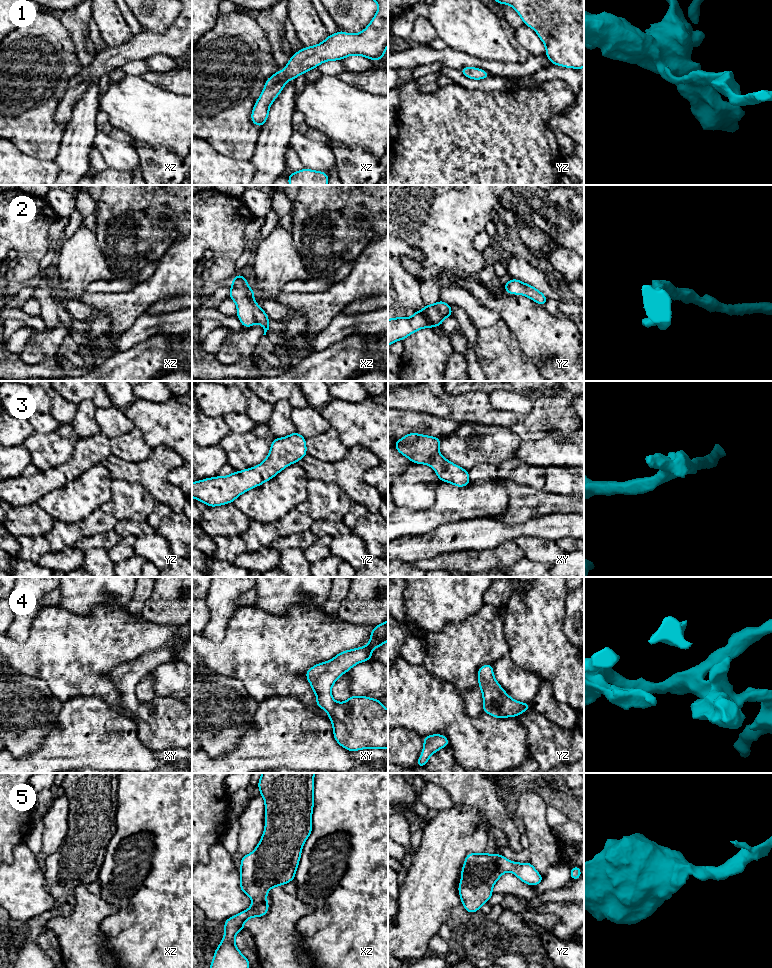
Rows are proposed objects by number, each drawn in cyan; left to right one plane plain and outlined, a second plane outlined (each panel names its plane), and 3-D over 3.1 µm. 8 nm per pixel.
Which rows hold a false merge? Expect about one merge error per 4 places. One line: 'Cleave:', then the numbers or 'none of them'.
Cleave: none of them

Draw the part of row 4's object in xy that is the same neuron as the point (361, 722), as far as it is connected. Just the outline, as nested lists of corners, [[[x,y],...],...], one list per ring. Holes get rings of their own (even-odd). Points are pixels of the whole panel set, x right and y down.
[[[388,619],[374,626],[370,634],[370,642],[364,647],[342,651],[333,659],[312,666],[305,676],[310,682],[313,692],[317,696],[316,706],[323,708],[329,715],[333,725],[333,735],[336,742],[350,752],[361,749],[388,749],[388,710],[380,699],[366,696],[354,696],[342,703],[336,702],[331,694],[335,681],[358,663],[372,659],[372,649],[381,647],[388,641]]]

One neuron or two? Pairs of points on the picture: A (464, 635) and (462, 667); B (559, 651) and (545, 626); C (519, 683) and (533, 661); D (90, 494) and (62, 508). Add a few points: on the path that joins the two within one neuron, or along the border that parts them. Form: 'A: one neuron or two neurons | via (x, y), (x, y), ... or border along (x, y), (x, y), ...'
A: one neuron | via (464, 643), (462, 659)
B: one neuron | via (553, 645), (545, 637), (545, 632)
C: two neurons | border along (509, 655), (514, 663), (535, 672), (542, 680)
D: one neuron | via (83, 495), (76, 501), (69, 503)

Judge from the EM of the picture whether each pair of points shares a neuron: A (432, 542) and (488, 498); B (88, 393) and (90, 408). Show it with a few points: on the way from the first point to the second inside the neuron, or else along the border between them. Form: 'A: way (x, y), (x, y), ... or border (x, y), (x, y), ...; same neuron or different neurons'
A: border (482, 517), (451, 521), (436, 527); different neurons
B: border (76, 404), (82, 401), (91, 401), (97, 407); different neurons

